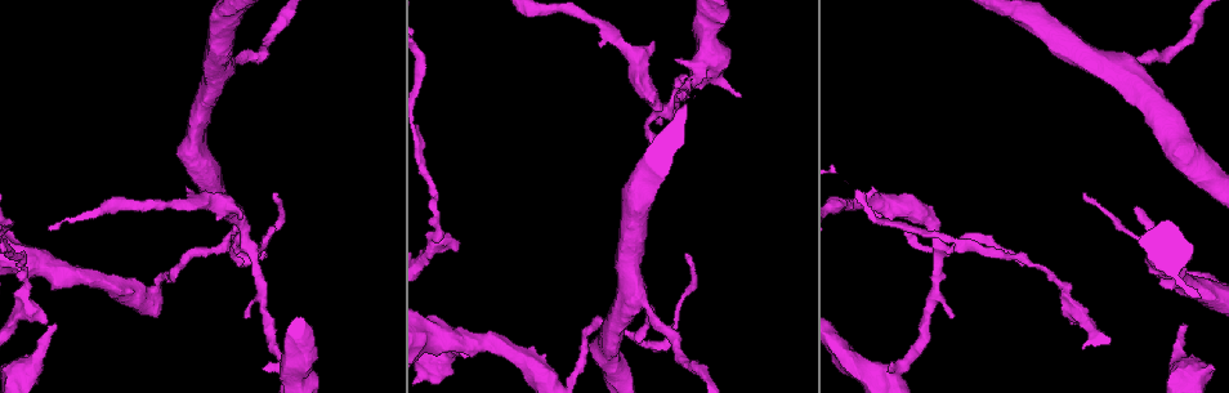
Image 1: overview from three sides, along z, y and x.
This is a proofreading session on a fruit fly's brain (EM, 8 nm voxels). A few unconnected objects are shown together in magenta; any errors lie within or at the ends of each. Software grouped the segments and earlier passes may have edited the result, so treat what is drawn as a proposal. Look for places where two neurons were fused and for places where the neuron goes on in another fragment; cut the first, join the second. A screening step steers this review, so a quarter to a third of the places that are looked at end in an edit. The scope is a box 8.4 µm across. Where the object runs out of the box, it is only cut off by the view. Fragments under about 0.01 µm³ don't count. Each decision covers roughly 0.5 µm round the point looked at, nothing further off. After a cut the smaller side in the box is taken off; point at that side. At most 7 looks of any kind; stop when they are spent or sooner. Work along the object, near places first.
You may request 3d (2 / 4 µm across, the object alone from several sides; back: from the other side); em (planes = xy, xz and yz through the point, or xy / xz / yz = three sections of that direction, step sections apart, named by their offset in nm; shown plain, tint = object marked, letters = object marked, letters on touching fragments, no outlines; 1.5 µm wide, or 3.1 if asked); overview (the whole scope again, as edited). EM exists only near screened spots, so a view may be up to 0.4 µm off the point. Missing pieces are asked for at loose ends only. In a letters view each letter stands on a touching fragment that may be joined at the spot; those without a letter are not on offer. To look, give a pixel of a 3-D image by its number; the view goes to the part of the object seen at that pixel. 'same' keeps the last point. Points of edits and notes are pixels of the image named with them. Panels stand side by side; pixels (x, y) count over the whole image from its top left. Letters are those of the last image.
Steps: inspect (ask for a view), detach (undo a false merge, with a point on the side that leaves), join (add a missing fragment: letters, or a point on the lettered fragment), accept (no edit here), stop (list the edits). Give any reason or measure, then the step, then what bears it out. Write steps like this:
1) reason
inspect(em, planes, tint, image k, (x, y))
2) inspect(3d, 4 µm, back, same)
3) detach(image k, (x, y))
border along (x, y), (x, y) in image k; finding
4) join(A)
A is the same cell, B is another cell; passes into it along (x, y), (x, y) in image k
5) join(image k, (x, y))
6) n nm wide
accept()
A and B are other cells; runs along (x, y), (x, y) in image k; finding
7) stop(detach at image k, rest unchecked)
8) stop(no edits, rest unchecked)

free end
inspect(em, planes, letters, image 1, (1186, 326))

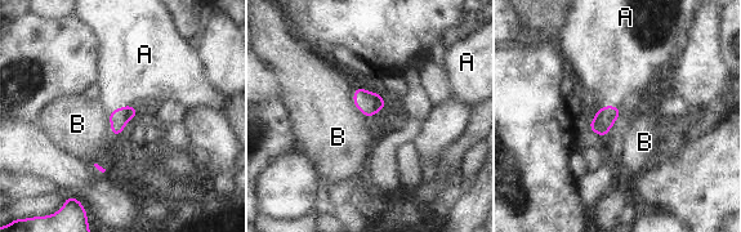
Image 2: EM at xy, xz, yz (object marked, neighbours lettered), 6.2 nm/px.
join(A)
A is the same cell, B is another cell; passes into it along (119, 117), (124, 106), (133, 67) in image 2; the neuron continues

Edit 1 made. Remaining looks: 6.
thick turns thin
inspect(3d, 2 µm, image 1, (436, 237))

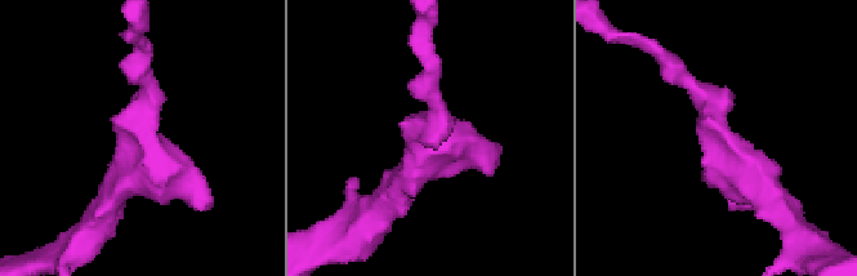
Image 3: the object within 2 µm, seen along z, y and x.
inspect(em, xy, step 8, tint, image 3, (430, 127))

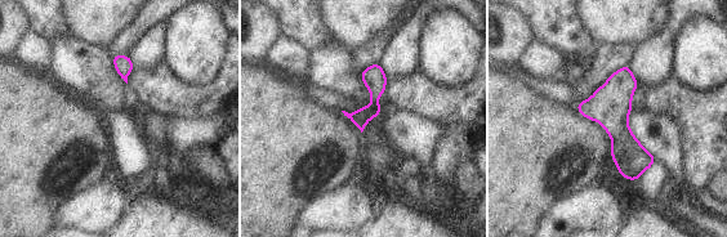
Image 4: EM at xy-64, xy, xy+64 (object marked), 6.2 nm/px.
inspect(em, planes, letters, same)

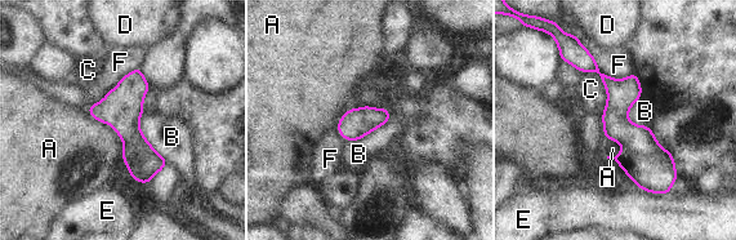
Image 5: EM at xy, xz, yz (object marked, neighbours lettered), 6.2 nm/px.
accept()
A, B, C, D, E and F are other cells; border along (142, 115), (141, 132), (169, 163) in image 5; all the same neuron

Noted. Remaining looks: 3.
inspect(3d, 2 µm, image 1, (888, 370))

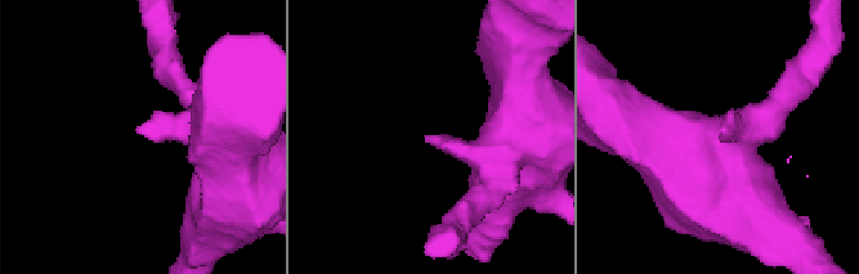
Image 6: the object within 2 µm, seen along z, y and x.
inspect(em, planes, tint, image 6, (425, 137))

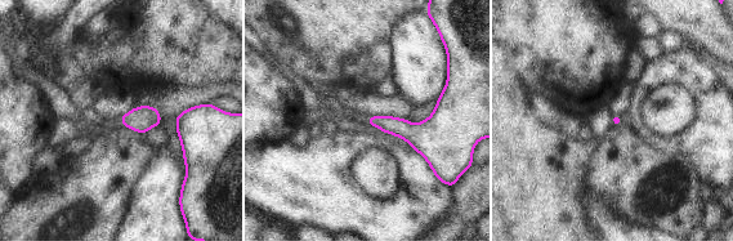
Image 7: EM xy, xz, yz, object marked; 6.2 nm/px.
what lies round it
inspect(em, planes, letters, same)

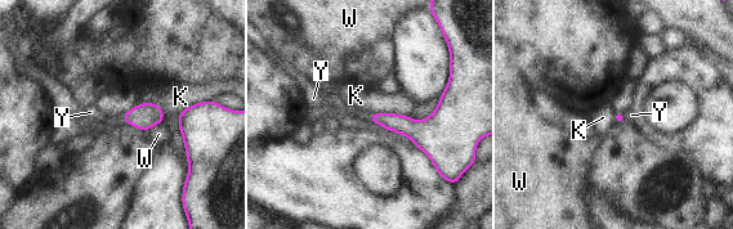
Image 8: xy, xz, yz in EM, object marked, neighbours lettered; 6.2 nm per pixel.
accept()
K, W and Y are other cells; border along (371, 112), (396, 112), (410, 116) in image 8; no lettered fragment goes on from it

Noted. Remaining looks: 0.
stop(join at image 2, rest unchecked)

